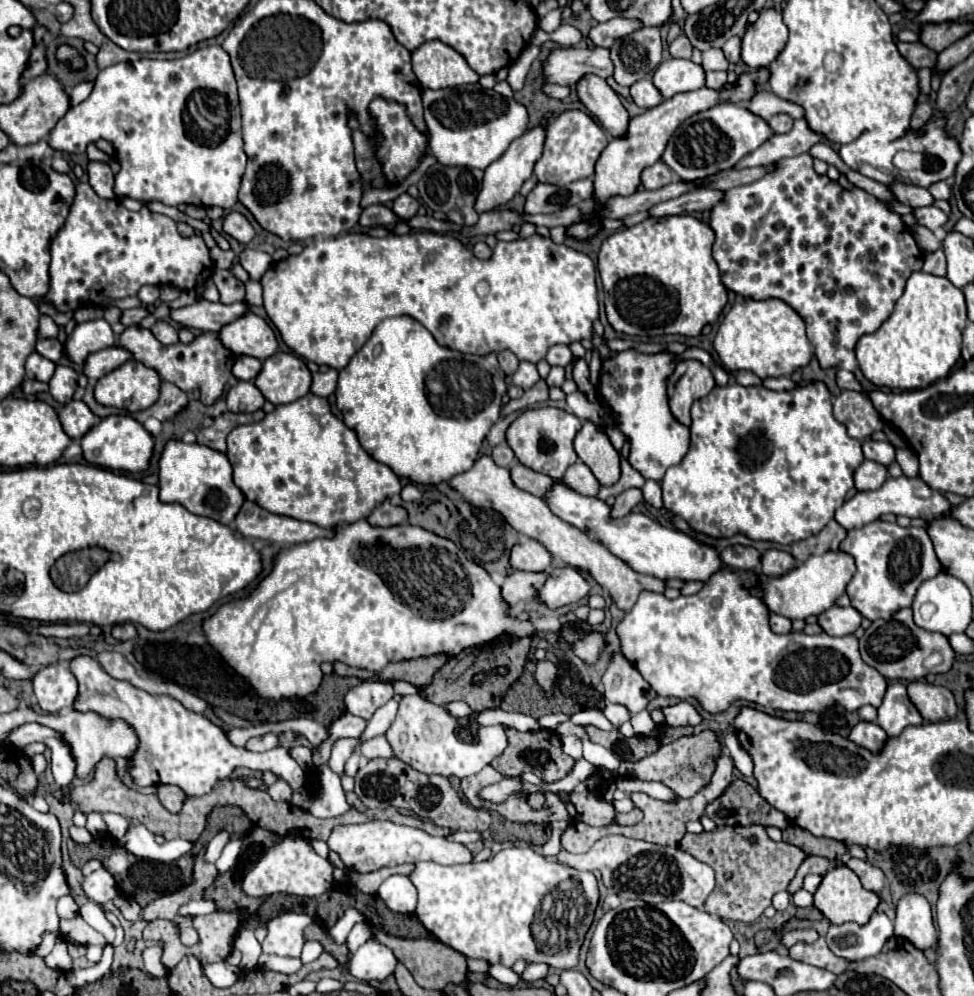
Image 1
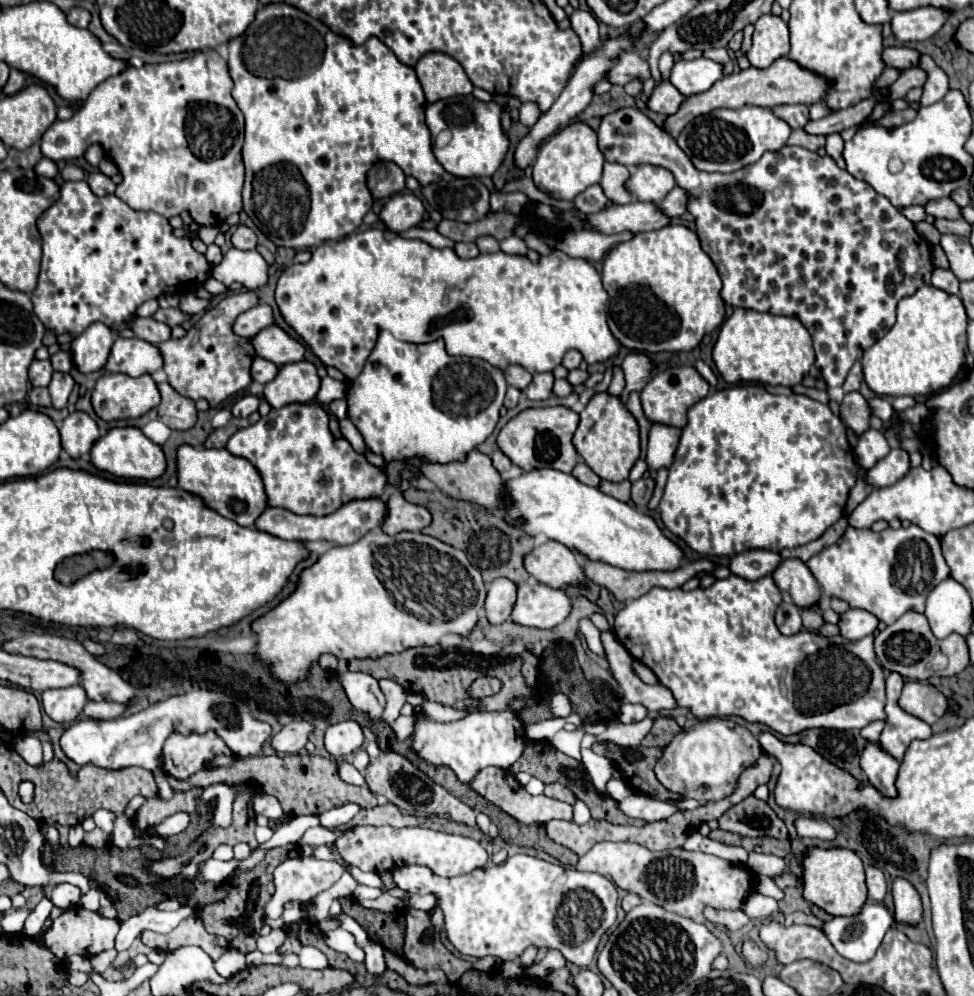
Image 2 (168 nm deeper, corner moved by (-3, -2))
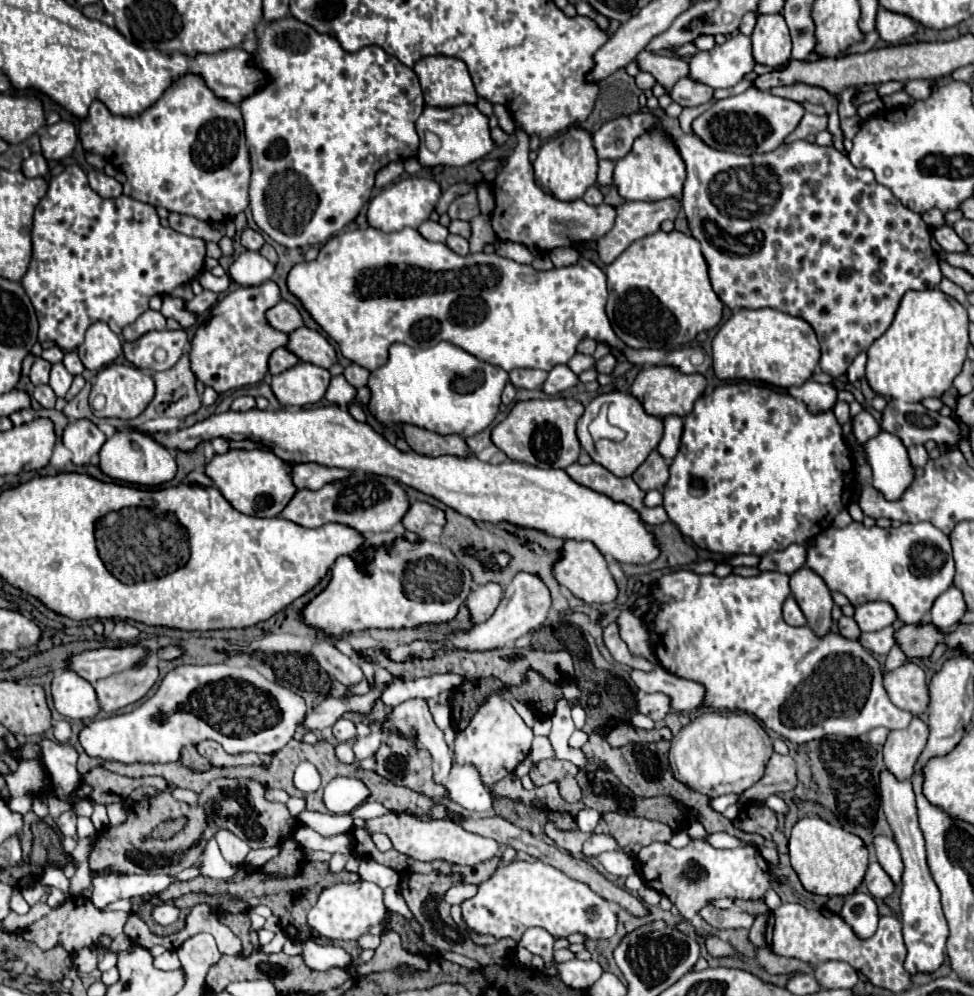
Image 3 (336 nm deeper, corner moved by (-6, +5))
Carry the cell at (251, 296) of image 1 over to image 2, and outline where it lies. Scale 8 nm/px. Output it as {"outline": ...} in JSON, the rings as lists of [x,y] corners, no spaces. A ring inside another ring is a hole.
{"outline":[[[210,276],[203,284],[203,287],[213,295],[222,295],[228,293],[230,289],[220,283],[219,281],[215,280],[213,276]]]}

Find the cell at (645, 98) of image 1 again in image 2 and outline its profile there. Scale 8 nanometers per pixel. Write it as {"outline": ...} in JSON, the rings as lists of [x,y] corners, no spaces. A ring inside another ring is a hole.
{"outline":[[[661,82],[659,86],[653,88],[647,108],[653,112],[663,112],[663,114],[673,114],[681,106],[685,96],[671,84],[671,82]]]}

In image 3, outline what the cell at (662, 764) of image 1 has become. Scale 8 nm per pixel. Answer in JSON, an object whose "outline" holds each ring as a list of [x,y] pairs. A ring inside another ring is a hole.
{"outline":[[[734,711],[704,713],[682,727],[670,743],[668,759],[678,781],[694,791],[706,793],[708,797],[744,793],[764,777],[766,763],[774,753],[772,739],[762,725],[754,717]]]}

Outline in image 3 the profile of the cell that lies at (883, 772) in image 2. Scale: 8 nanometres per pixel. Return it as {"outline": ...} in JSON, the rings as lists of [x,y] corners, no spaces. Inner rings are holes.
{"outline":[[[882,771],[882,807],[904,861],[904,873],[902,873],[902,885],[900,885],[902,935],[908,949],[904,969],[910,975],[916,975],[916,973],[932,975],[946,959],[948,925],[942,913],[938,887],[926,865],[926,849],[922,841],[922,831],[918,829],[918,815],[916,815],[914,791],[910,789],[910,781],[894,781],[894,777],[890,777],[888,771]]]}

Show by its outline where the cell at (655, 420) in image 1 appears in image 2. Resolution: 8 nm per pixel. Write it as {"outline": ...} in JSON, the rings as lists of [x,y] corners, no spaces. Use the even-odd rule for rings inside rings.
{"outline":[[[653,424],[649,430],[649,442],[647,442],[647,466],[649,470],[669,468],[673,464],[675,448],[679,446],[681,430],[665,424]]]}

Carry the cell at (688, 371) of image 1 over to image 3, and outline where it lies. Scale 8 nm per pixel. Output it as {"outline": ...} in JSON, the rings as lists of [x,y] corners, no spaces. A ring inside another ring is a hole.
{"outline":[[[644,367],[634,379],[634,383],[630,387],[630,395],[642,403],[642,407],[648,415],[684,417],[686,413],[690,413],[694,401],[702,395],[704,389],[706,389],[706,377],[704,375],[698,375],[698,373],[696,375],[684,375],[684,373],[674,373],[674,369]]]}

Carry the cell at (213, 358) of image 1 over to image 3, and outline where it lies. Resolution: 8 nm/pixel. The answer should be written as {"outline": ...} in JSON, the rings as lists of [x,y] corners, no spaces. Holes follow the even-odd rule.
{"outline":[[[264,281],[256,287],[238,287],[228,293],[206,317],[206,325],[196,329],[190,343],[190,365],[194,375],[216,393],[260,383],[268,373],[272,351],[288,345],[288,335],[276,331],[266,321],[266,311],[280,301],[280,289],[274,281]]]}

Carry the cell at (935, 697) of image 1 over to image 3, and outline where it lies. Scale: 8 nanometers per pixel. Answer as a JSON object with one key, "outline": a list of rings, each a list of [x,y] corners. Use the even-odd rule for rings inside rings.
{"outline":[[[906,661],[902,667],[894,671],[884,671],[884,689],[890,701],[912,715],[920,715],[926,711],[928,705],[928,685],[926,673],[914,661]]]}

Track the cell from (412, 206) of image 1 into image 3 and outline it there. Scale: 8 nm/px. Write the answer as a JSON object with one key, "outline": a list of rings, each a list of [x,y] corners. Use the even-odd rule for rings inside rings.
{"outline":[[[406,177],[400,179],[388,187],[384,187],[376,197],[370,199],[368,203],[368,225],[374,229],[380,229],[384,233],[394,233],[398,229],[404,227],[412,227],[418,229],[424,221],[430,219],[430,213],[434,211],[438,199],[442,195],[440,183],[436,179],[428,179],[428,177]]]}

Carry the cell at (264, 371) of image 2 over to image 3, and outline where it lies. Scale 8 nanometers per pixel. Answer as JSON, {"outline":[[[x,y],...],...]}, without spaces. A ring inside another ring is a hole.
{"outline":[[[276,349],[270,357],[270,375],[278,375],[290,367],[294,367],[300,359],[290,349]]]}

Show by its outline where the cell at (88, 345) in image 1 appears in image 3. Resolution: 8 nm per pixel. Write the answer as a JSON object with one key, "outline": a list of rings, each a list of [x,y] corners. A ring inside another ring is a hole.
{"outline":[[[102,321],[90,325],[86,331],[86,341],[78,347],[78,355],[86,369],[98,371],[100,367],[110,365],[122,351],[122,343],[116,333]]]}

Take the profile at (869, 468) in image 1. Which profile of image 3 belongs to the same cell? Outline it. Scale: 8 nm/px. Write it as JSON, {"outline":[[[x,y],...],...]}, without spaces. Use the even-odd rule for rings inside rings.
{"outline":[[[914,445],[914,447],[910,447],[908,449],[908,453],[910,453],[910,461],[912,461],[912,465],[920,471],[920,469],[924,469],[924,465],[926,465],[926,461],[928,461],[928,453],[926,453],[926,449],[924,449],[924,445]]]}

